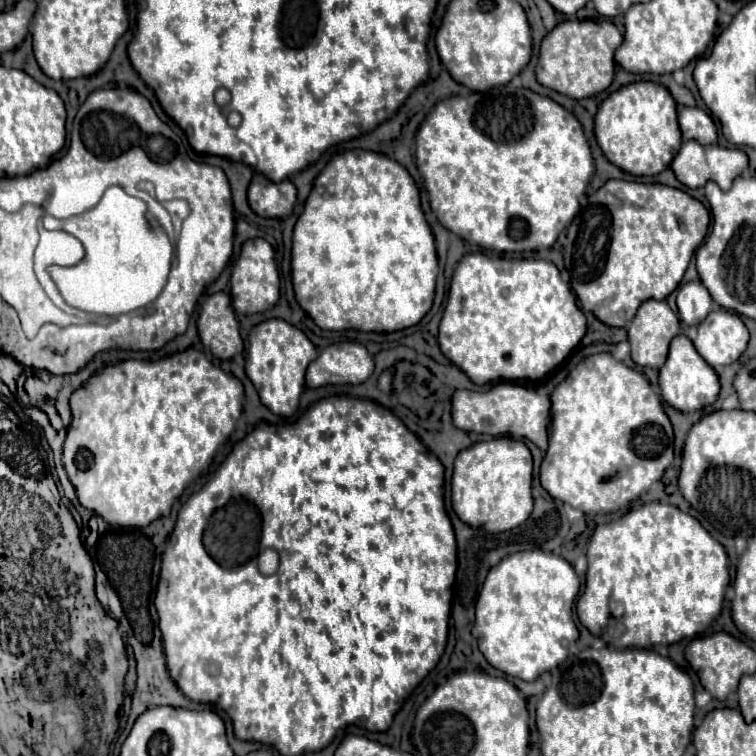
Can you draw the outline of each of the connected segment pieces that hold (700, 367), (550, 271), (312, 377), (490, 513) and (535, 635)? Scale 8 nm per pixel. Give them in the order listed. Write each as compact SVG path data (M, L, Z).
M677 335L671 341L669 357L667 357L665 365L659 369L659 387L661 387L663 399L669 405L673 405L675 409L685 411L685 413L687 411L699 411L707 405L713 405L717 395L719 395L719 379L717 379L715 371L697 353L691 339L687 339L685 335Z
M481 253L465 255L453 273L447 307L439 325L439 347L447 359L451 359L475 385L489 381L537 381L545 373L553 371L571 349L583 339L587 331L587 319L579 311L571 287L561 279L557 267L543 259L491 259Z
M335 343L325 347L309 365L305 385L311 389L323 385L359 385L373 373L373 357L359 343Z
M497 437L463 449L455 459L451 479L451 503L459 519L489 533L503 533L519 527L533 511L531 497L533 459L523 441Z
M533 549L521 551L505 557L499 565L495 565L479 593L477 613L473 625L473 637L479 641L479 651L485 655L487 663L507 675L519 677L523 681L535 681L541 673L551 671L569 655L569 645L573 645L579 637L579 631L573 623L573 603L579 593L579 577L575 569L559 555Z

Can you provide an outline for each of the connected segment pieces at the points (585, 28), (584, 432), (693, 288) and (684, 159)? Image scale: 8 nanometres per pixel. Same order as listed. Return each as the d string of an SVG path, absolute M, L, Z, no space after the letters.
M563 21L541 43L535 69L537 81L571 99L593 97L611 85L615 73L613 55L621 41L623 35L609 21Z
M597 353L597 355L591 355L591 357L585 357L569 375L563 383L559 383L555 387L555 391L551 393L551 425L549 425L549 447L547 447L547 453L543 457L543 463L541 463L541 487L557 501L563 501L579 511L583 511L585 515L591 515L591 513L613 513L613 511L619 511L621 507L625 507L627 503L635 501L641 493L645 493L655 481L659 481L665 473L665 469L671 465L673 461L673 429L671 429L671 423L669 423L669 417L665 415L663 407L661 407L661 401L657 399L657 395L653 393L649 381L637 373L635 369L623 365L621 361L613 359L613 355L609 353Z
M691 281L679 287L677 309L679 317L687 325L699 325L711 311L713 299L701 281Z
M683 141L679 153L671 161L671 169L679 183L689 189L703 187L707 181L715 181L723 191L731 187L733 179L747 169L747 155L739 149L725 149L719 145L699 145L697 141Z

